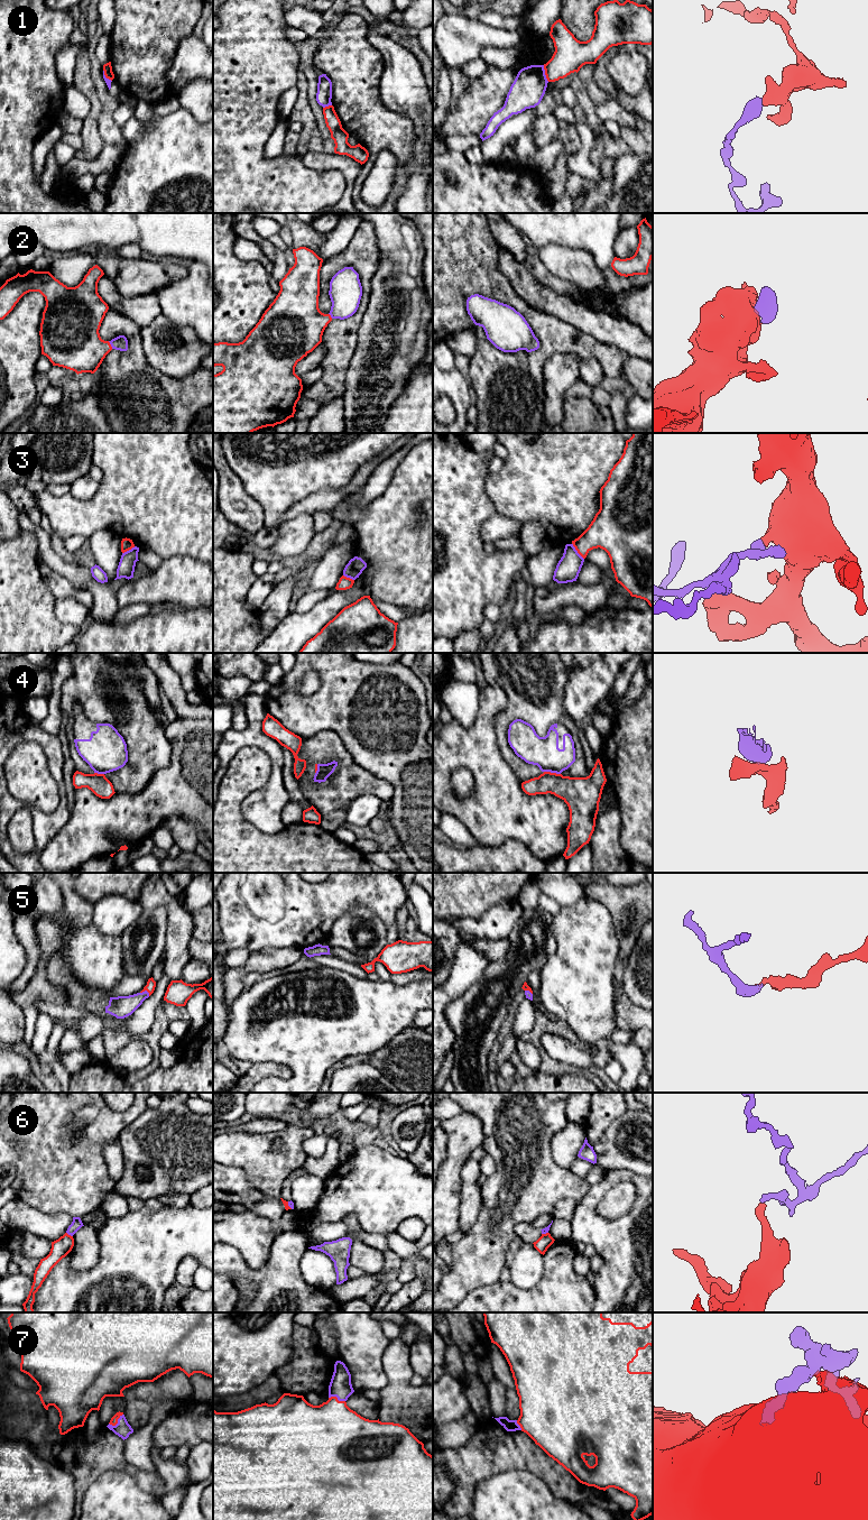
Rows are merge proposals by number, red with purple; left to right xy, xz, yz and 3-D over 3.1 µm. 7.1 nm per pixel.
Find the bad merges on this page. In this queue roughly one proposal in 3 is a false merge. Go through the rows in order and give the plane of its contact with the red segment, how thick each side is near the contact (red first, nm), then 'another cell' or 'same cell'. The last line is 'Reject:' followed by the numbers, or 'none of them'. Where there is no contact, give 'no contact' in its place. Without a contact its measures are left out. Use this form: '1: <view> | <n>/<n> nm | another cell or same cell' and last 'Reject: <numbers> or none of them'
1: yz | 240/240 nm | another cell
2: xy | 360/100 nm | same cell
3: yz | 240/170 nm | another cell
4: yz | 240/220 nm | another cell
5: xy | 70/160 nm | same cell
6: xy | 140/80 nm | another cell
7: xy | 60/110 nm | same cell
Reject: 1, 3, 4, 6

